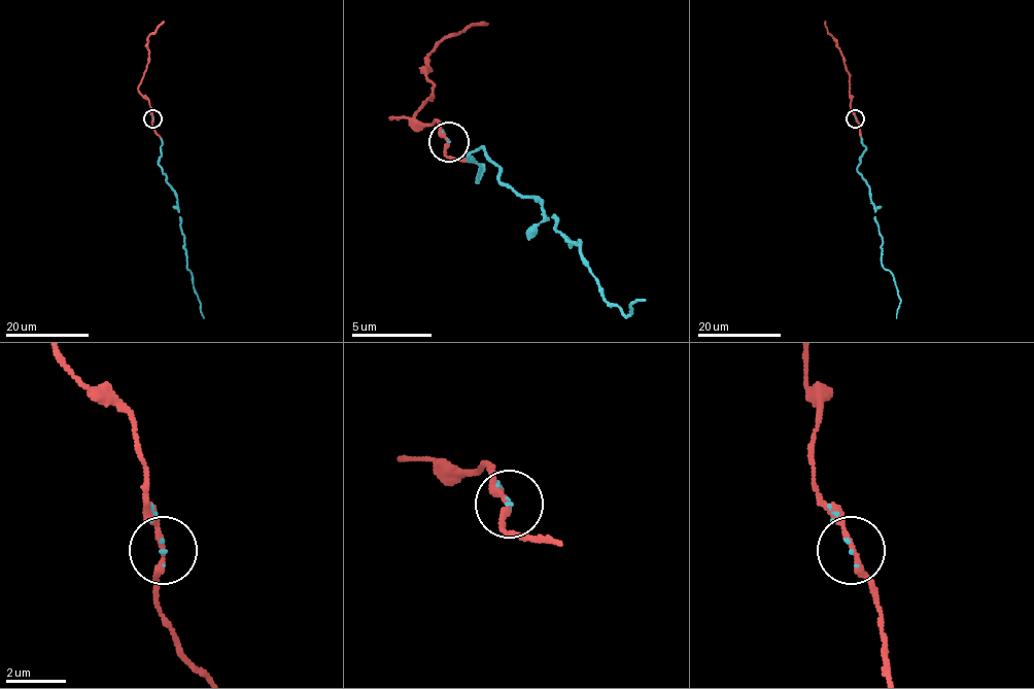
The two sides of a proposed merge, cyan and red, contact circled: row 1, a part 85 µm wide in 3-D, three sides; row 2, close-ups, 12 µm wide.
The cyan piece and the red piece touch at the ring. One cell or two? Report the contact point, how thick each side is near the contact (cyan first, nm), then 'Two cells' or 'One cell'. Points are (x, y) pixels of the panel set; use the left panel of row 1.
Place: (152, 118). Thickness 70 nm (cyan) against 190 nm. One cell

